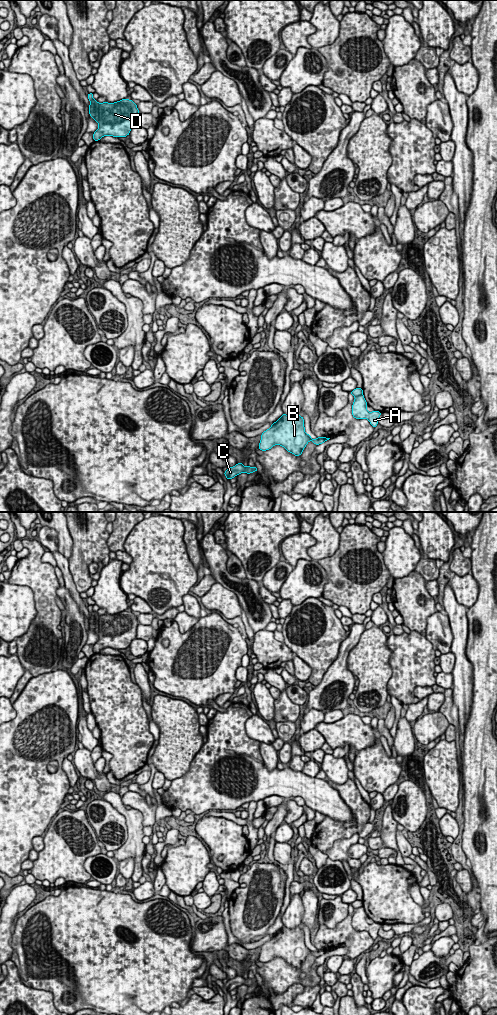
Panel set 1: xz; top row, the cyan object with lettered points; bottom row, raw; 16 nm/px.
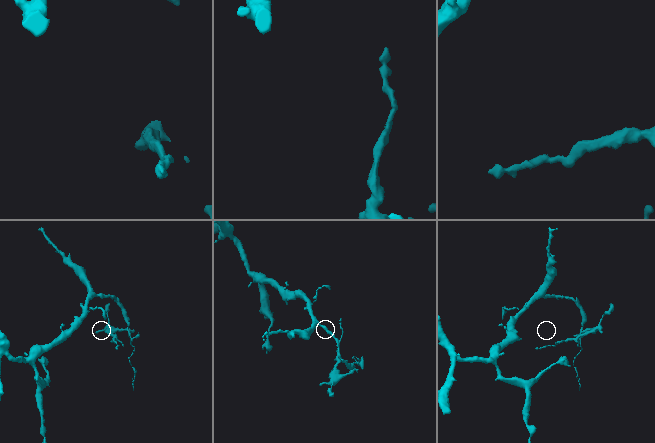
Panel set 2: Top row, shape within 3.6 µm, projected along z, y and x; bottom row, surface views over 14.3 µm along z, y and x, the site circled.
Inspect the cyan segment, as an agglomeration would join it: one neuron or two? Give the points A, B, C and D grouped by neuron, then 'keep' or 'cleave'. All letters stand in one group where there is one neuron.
A B C / D | cleave

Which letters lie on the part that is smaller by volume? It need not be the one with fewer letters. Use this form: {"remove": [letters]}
{"remove": ["A", "B", "C"]}

